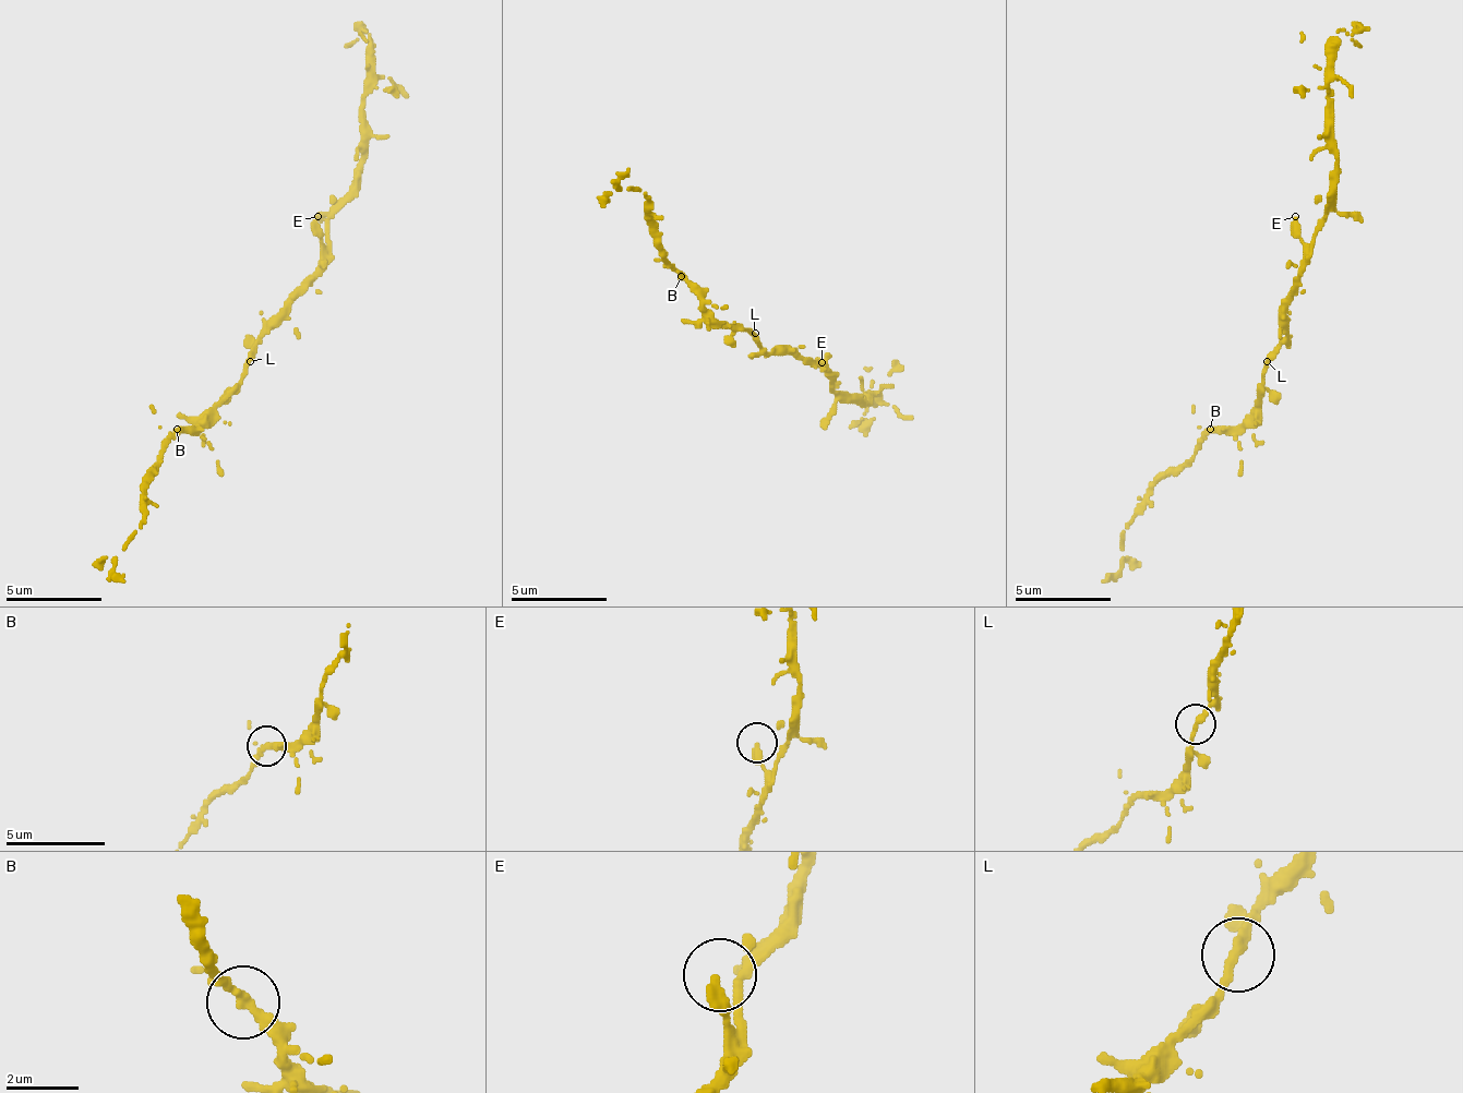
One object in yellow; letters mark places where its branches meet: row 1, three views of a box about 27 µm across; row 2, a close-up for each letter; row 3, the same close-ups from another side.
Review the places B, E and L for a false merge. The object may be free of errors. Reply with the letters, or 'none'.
none

